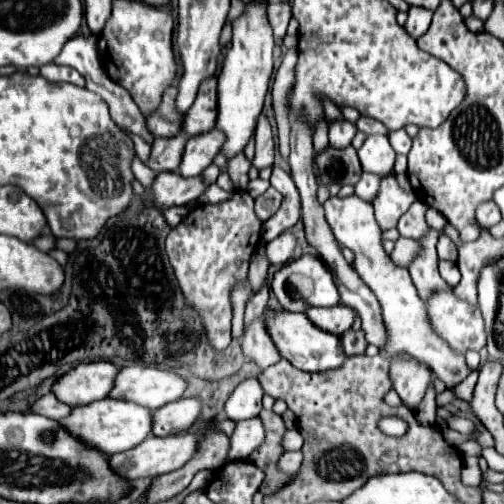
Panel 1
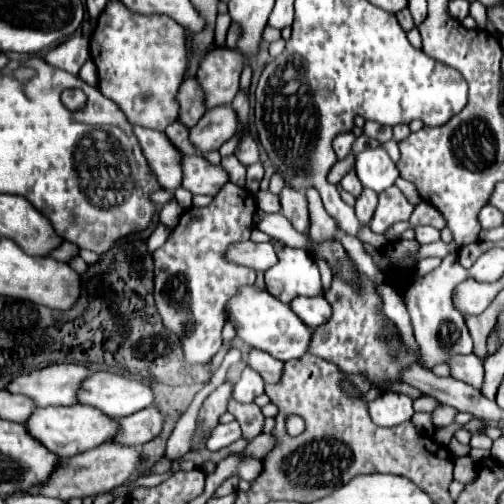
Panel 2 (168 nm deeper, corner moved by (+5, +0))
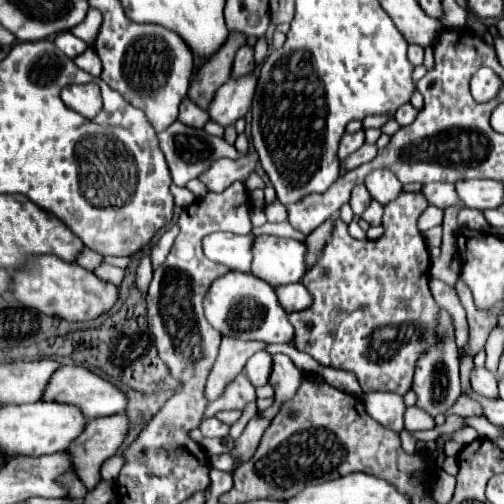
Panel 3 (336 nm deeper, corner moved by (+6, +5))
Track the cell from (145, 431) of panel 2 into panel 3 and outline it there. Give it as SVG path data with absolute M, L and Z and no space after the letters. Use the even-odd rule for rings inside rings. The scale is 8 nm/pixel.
M125 413L97 417L91 419L81 437L71 443L69 453L73 455L73 463L77 463L77 473L87 491L95 489L95 485L101 481L99 469L103 461L119 451L129 429L131 419Z

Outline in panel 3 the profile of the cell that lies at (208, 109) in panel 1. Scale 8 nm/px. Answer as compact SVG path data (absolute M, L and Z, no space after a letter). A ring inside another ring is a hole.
M243 45L243 47L239 47L239 51L235 53L233 67L231 67L231 79L249 75L251 71L253 71L253 49L247 47L247 45Z

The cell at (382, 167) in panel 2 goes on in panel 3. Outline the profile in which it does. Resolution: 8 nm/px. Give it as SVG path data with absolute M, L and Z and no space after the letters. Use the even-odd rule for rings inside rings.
M375 169L375 171L367 173L365 187L369 189L371 197L377 199L381 205L387 205L401 193L401 183L391 173L391 169Z

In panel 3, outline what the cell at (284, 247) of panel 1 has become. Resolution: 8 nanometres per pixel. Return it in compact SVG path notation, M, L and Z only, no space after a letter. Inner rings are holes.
M211 233L203 239L203 251L211 261L227 265L233 271L251 271L255 235Z

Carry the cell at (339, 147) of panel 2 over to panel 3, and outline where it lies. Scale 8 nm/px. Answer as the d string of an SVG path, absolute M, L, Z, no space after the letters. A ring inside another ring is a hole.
M363 129L357 131L357 133L345 133L345 135L341 137L341 143L339 143L339 159L343 161L349 153L357 151L363 143L365 143L365 133L363 133Z

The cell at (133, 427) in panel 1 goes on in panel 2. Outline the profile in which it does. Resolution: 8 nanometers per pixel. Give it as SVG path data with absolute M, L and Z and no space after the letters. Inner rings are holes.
M74 404L74 406L58 406L58 408L36 408L32 416L24 422L24 428L32 438L44 444L52 454L60 458L70 458L74 454L82 454L82 450L92 450L94 446L104 444L116 434L116 418L106 418L98 408Z

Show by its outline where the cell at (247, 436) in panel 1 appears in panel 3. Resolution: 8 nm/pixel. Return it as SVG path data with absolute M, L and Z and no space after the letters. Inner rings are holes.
M217 417L203 419L199 425L203 437L229 437L229 425L221 423Z

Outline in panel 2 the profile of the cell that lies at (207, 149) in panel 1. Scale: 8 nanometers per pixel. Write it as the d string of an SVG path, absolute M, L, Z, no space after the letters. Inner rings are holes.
M230 104L210 108L200 122L190 128L190 140L198 146L200 152L220 148L228 138L236 134L238 116Z

